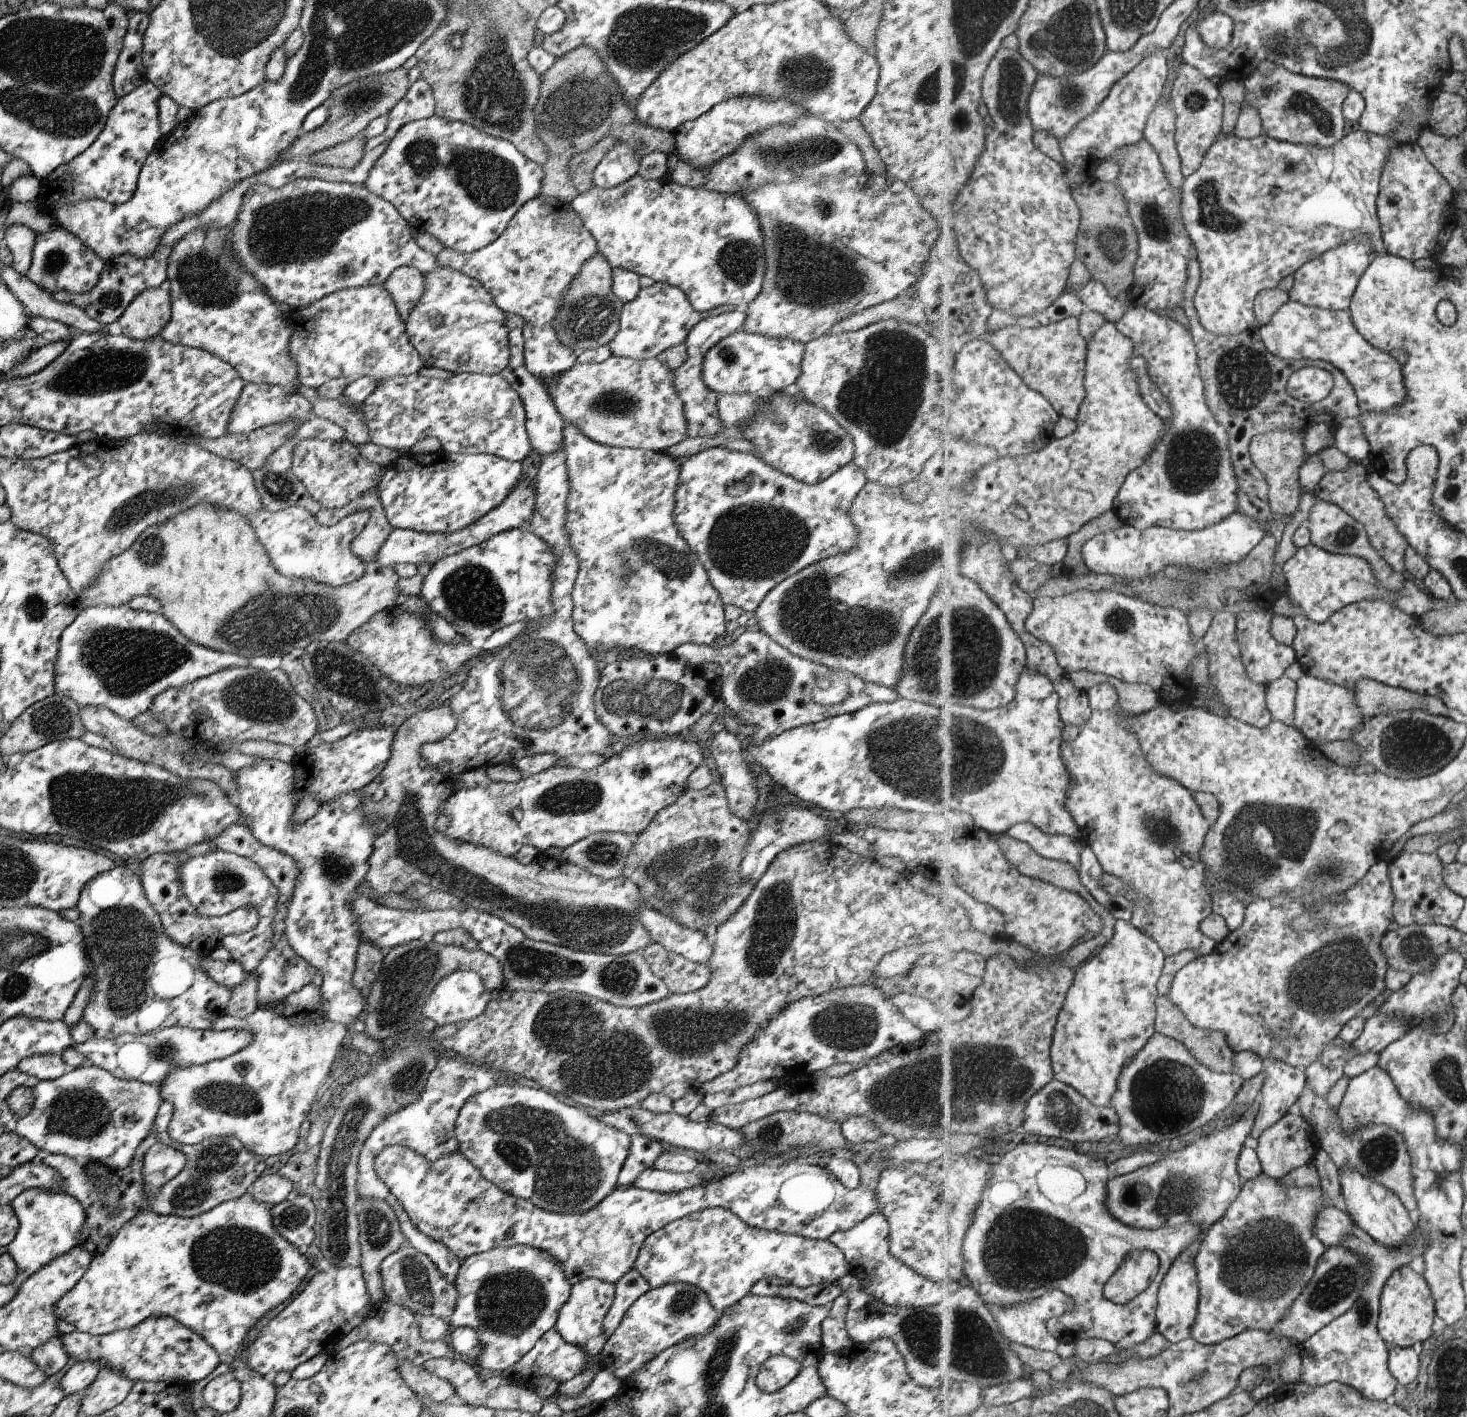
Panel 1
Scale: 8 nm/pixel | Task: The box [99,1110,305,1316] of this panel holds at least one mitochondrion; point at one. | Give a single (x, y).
(239, 1258)

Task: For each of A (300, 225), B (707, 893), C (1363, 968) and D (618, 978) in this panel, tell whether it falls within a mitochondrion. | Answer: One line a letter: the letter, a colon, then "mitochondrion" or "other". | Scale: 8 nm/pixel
A: mitochondrion
B: mitochondrion
C: mitochondrion
D: mitochondrion

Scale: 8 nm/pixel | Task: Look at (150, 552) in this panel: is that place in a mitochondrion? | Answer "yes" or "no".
yes

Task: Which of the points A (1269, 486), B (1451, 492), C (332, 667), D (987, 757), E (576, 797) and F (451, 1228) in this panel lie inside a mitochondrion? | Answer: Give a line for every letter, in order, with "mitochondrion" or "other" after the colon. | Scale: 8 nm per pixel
A: other
B: other
C: mitochondrion
D: mitochondrion
E: mitochondrion
F: other

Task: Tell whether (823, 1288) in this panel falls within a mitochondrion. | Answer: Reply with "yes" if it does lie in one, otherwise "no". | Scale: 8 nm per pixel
no

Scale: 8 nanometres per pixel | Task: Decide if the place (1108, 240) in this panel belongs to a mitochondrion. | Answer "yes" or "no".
yes

